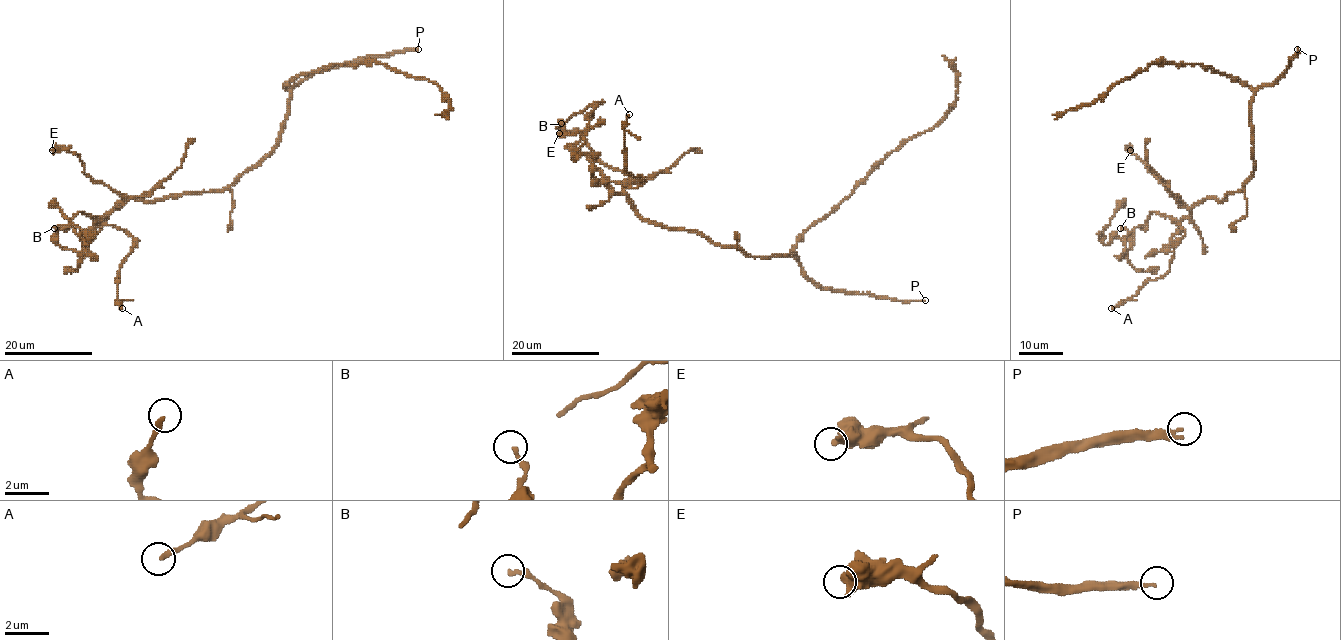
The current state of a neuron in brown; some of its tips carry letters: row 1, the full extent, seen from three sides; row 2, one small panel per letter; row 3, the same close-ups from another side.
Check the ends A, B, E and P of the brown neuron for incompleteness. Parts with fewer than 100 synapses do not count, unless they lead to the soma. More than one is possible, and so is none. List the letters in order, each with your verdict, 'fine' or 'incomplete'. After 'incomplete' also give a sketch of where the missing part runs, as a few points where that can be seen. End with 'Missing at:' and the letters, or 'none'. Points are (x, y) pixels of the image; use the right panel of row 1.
A: fine
B: fine
E: fine
P: incomplete
Missing at: P

